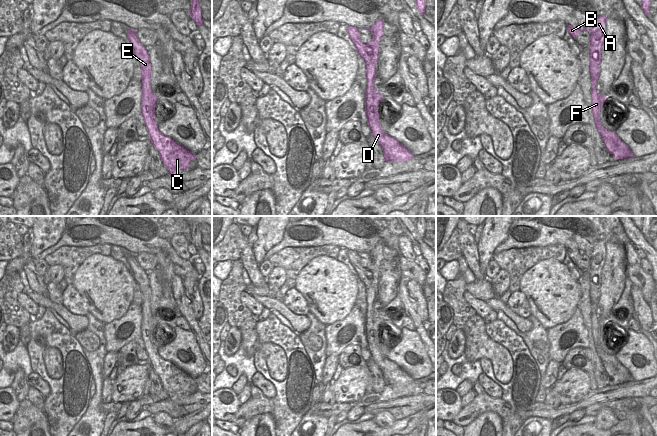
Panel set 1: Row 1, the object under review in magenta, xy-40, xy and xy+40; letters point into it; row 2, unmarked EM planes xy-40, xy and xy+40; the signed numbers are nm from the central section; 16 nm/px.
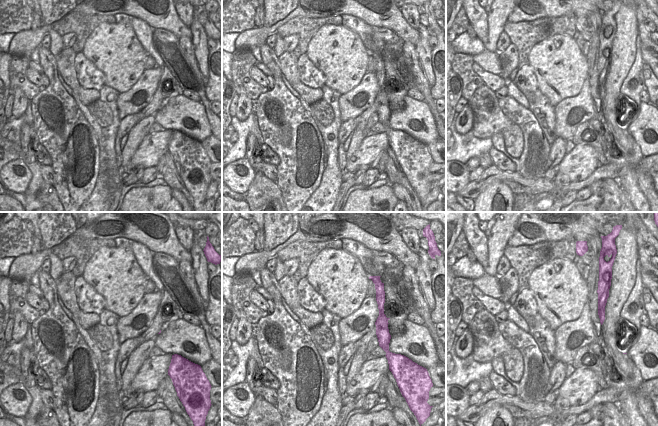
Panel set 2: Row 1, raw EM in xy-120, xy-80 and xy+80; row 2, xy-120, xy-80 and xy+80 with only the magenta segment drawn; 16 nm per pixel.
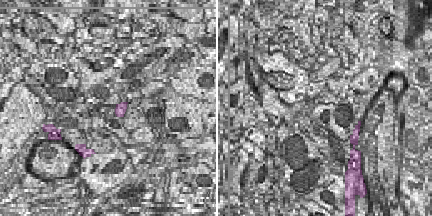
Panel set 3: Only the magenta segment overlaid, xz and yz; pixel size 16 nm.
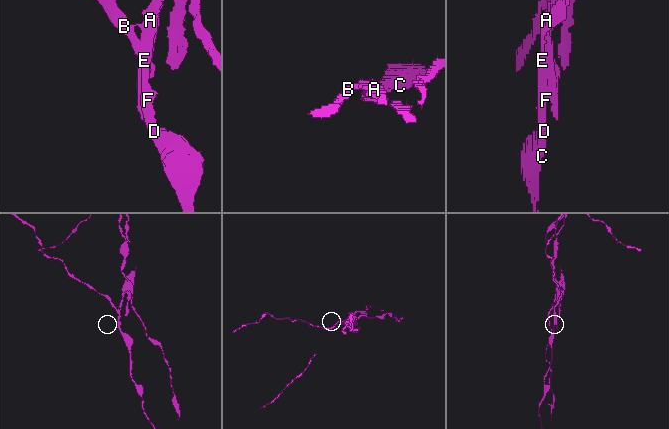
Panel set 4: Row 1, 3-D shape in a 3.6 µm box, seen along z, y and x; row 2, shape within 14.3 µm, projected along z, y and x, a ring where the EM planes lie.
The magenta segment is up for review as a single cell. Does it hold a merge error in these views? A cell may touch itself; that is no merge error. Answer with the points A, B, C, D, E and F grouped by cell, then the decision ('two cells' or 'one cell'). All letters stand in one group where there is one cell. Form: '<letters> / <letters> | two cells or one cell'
A / B C D E F | two cells

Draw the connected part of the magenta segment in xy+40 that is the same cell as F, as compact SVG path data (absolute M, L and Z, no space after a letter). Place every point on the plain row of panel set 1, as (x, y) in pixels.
M593 308L591 314L592 337L596 352L603 363L605 371L609 377L614 379L615 383L635 381L630 372L616 359L615 355L609 355L601 349L599 335L603 328L607 326L607 323L608 321L599 318L596 309Z

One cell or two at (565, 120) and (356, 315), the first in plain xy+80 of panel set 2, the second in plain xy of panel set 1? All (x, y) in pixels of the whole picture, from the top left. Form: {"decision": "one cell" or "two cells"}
{"decision": "one cell"}

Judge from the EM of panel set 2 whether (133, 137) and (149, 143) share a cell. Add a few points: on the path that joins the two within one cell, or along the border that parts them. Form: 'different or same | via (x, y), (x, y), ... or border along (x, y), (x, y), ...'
different | border along (148, 133), (130, 160)

